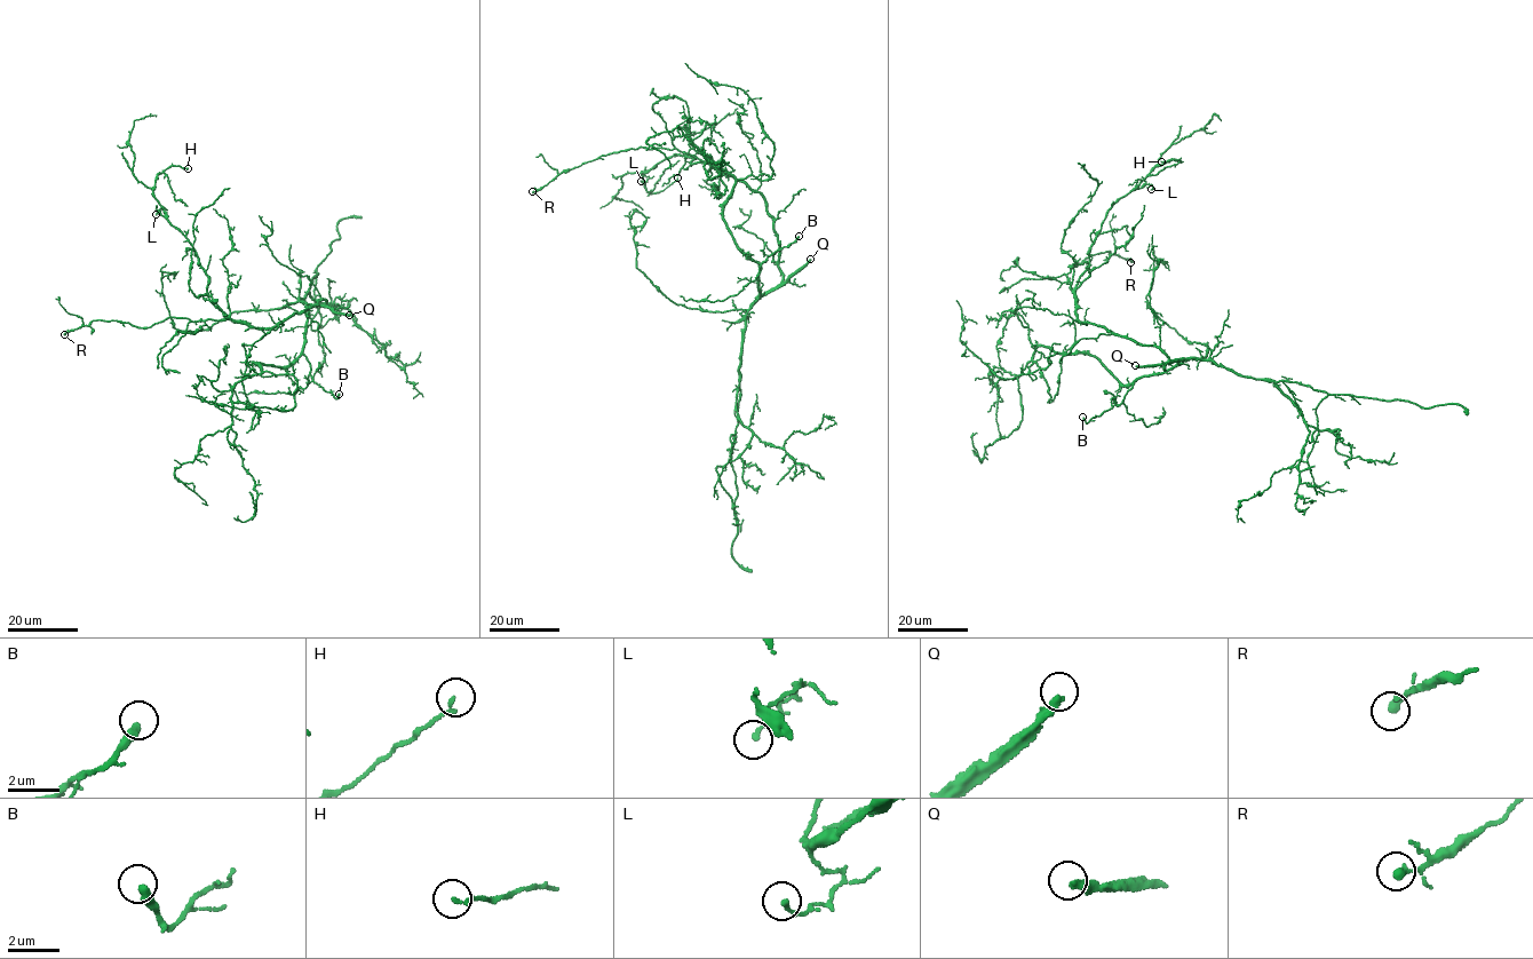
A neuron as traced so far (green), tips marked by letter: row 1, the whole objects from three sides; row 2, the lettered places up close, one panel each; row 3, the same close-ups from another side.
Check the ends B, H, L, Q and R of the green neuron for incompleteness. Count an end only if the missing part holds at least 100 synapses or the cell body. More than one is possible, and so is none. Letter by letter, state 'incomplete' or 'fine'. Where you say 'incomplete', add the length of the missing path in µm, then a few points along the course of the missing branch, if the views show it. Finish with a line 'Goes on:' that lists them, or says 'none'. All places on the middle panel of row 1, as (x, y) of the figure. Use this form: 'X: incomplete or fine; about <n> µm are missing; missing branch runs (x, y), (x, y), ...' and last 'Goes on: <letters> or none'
B: fine
H: fine
L: fine
Q: incomplete; about 250 µm are missing
R: fine
Goes on: Q

